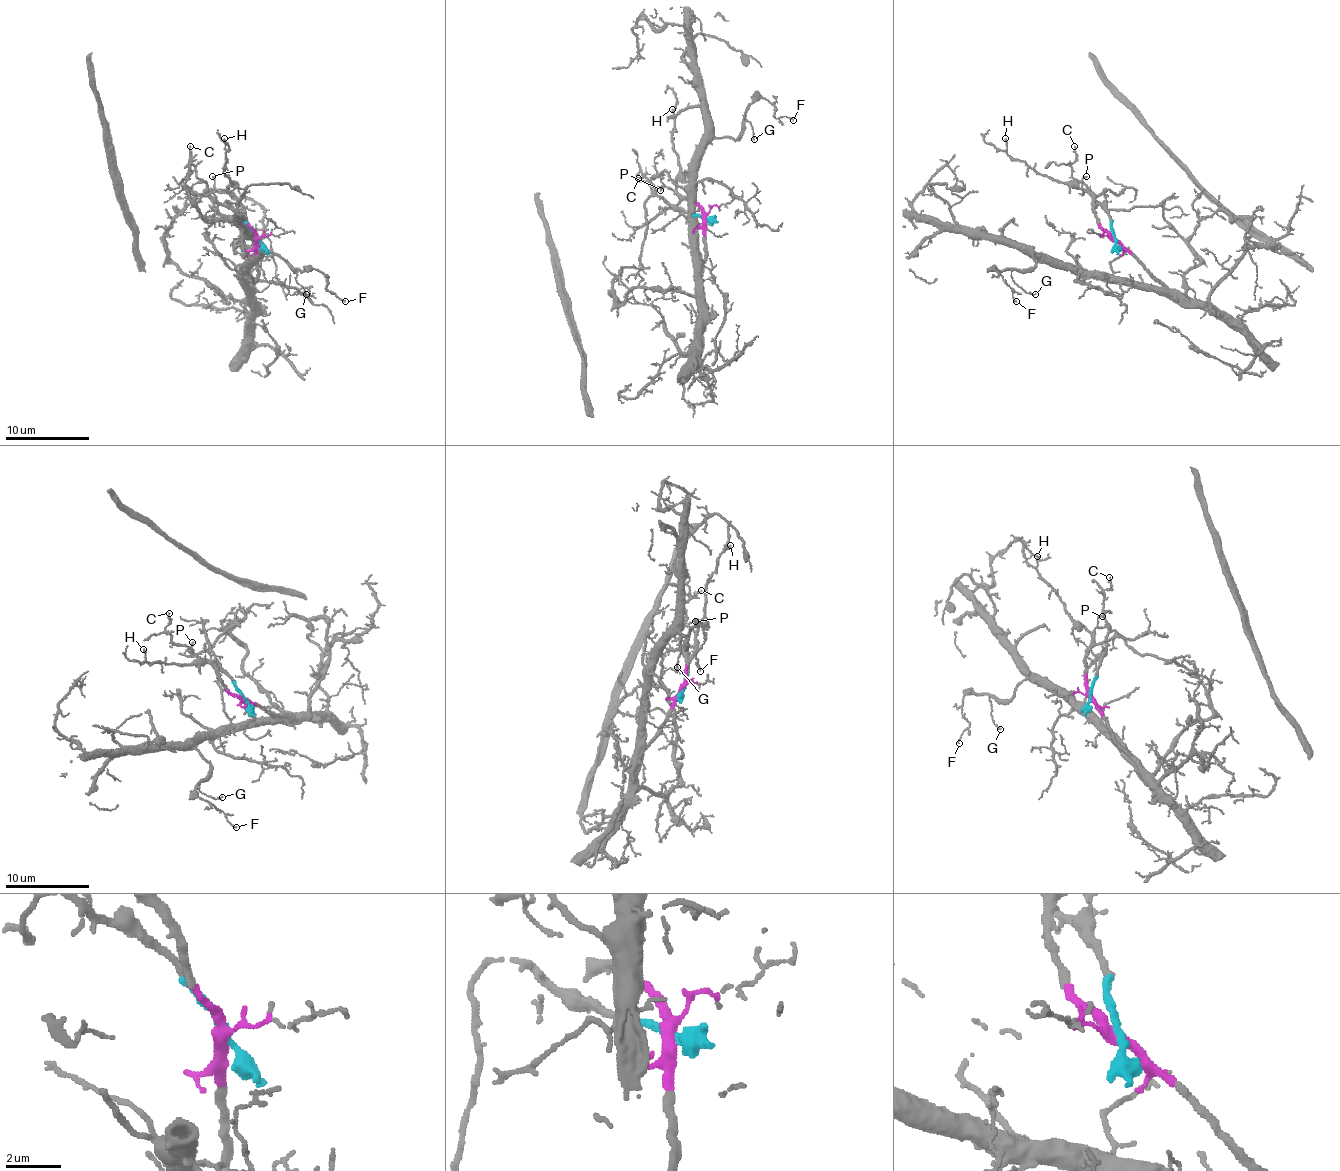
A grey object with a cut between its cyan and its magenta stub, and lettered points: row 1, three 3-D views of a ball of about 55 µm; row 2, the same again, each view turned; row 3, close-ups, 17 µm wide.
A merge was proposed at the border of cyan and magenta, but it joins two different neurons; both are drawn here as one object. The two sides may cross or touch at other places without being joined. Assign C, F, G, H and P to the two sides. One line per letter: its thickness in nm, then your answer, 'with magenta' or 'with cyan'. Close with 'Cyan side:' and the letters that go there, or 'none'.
C: 140 nm | with cyan
F: 120 nm | with magenta
G: 130 nm | with magenta
H: 130 nm | with magenta
P: 140 nm | with magenta
Cyan side: C

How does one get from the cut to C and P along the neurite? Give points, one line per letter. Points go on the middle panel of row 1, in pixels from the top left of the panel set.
C: (704, 220), (668, 205), (645, 175), (637, 175), (637, 180), (639, 178)
P: (704, 218), (691, 199), (685, 199), (674, 188), (664, 186), (660, 190)

